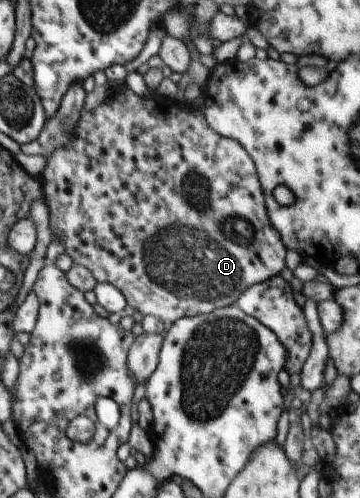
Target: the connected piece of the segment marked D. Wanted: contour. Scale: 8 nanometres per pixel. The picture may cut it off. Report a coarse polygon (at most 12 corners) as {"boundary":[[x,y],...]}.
{"boundary":[[129,89],[40,177],[73,264],[166,325],[280,275],[250,155]]}

